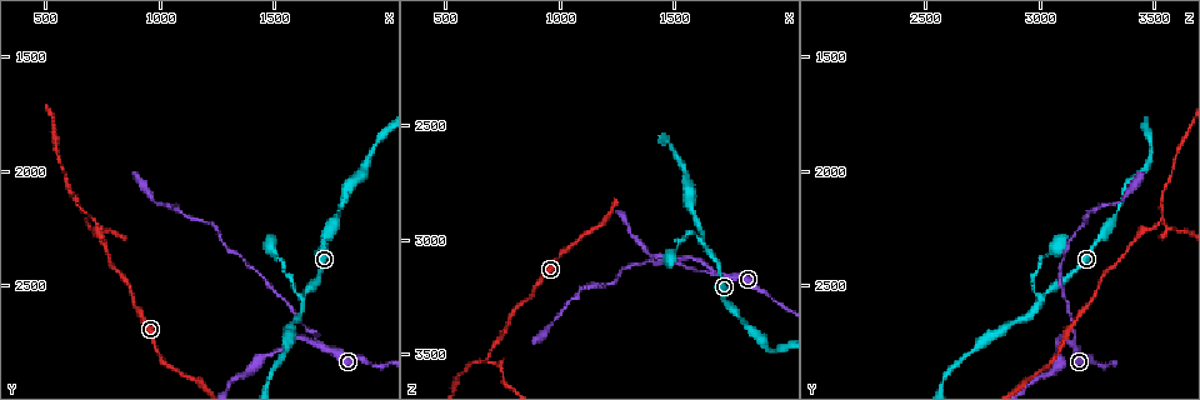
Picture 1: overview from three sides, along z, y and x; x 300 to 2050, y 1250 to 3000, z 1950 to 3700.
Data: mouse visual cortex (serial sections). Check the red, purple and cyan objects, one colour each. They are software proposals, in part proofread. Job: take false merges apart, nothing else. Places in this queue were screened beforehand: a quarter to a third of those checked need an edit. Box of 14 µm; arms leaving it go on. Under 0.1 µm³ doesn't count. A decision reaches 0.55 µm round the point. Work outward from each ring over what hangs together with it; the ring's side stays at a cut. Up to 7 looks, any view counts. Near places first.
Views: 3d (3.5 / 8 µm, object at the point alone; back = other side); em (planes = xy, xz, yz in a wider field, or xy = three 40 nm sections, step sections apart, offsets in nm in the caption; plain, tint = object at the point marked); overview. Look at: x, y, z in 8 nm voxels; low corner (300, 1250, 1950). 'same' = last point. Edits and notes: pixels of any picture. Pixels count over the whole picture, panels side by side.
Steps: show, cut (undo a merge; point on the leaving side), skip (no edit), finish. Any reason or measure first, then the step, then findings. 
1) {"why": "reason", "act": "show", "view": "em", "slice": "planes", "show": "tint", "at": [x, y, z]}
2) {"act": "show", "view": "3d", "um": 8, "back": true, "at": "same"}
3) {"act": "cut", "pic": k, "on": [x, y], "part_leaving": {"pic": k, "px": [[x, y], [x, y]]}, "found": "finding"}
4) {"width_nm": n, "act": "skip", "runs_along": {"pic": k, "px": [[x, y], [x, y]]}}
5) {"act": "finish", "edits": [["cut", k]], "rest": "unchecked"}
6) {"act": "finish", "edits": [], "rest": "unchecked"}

{"why": "side arm on a straight run", "act": "show", "view": "3d", "um": 3.5, "back": true, "at": [1630, 2560, 3020]}

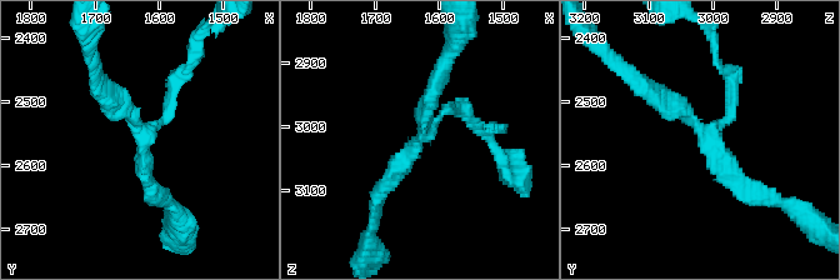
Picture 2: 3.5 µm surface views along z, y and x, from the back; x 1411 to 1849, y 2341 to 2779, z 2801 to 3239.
{"act": "show", "view": "em", "slice": "xy", "step": 5, "show": "tint", "at": [1625, 2555, 3015]}

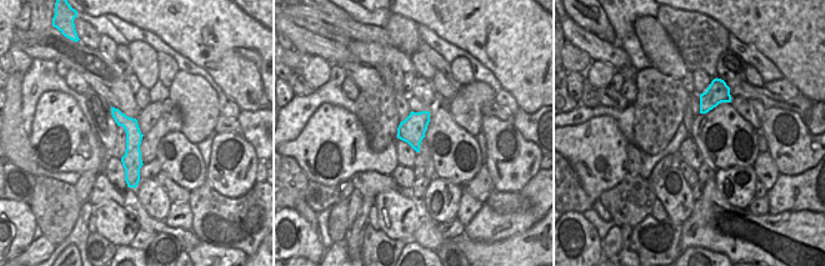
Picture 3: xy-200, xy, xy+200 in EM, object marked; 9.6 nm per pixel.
{"arm_widths_nm": [150, 200, 250], "act": "skip", "found": "continuous, no second cell"}

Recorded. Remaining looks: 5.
{"why": "side arm on a straight run", "act": "show", "view": "3d", "um": 3.5, "back": true, "at": [1690, 2740, 3140]}

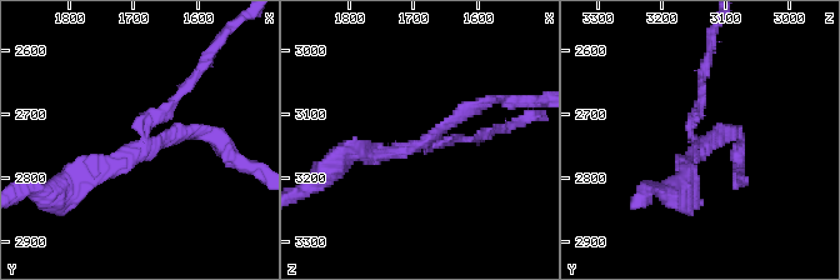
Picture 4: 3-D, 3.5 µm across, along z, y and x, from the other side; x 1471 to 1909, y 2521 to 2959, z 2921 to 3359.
{"arms": 3, "arm_widths_nm": [150, 150, 250], "act": "show", "view": "em", "slice": "xy", "step": 3, "show": "tint", "at": [1690, 2755, 3150]}

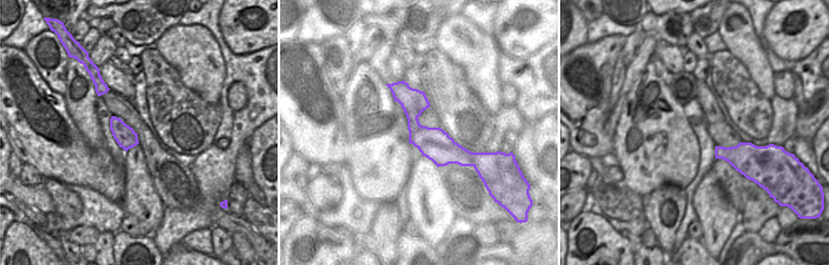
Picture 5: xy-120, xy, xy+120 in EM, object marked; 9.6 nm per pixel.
{"act": "cut", "pic": 4, "on": [174, 100], "part_leaving": {"pic": 4, "px": [[144, 133], [194, 79], [221, 36]]}, "found": "two cells meet here"}

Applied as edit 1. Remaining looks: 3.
{"why": "a narrow waist", "act": "show", "view": "3d", "um": 3.5, "at": [1930, 2850, 3250]}

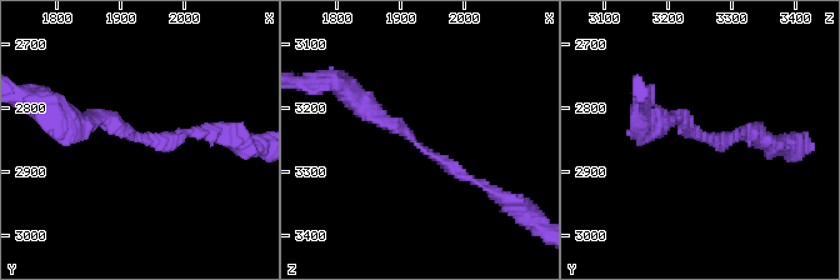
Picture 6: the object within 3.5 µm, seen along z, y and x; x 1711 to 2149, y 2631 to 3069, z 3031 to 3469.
{"act": "skip", "runs_along": {"pic": 6, "px": [[350, 90], [419, 148], [488, 186]]}, "found": "all the same cell"}

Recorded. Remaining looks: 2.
{"act": "finish", "edits": [["cut", 4]], "rest": "unchecked"}

